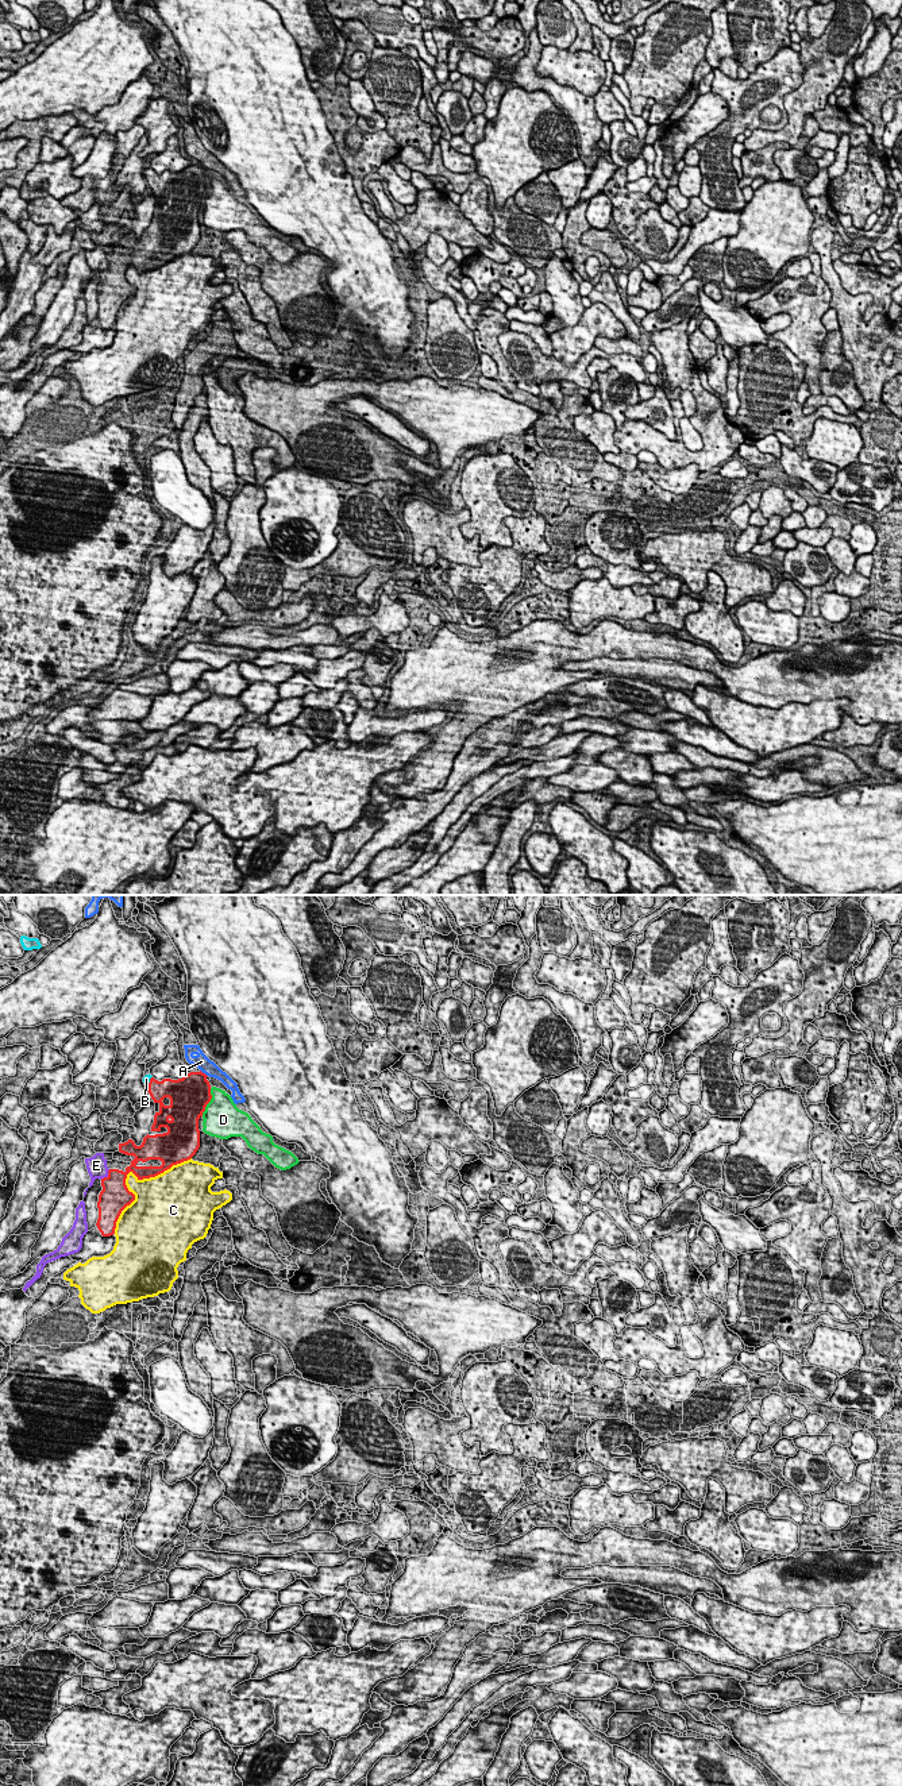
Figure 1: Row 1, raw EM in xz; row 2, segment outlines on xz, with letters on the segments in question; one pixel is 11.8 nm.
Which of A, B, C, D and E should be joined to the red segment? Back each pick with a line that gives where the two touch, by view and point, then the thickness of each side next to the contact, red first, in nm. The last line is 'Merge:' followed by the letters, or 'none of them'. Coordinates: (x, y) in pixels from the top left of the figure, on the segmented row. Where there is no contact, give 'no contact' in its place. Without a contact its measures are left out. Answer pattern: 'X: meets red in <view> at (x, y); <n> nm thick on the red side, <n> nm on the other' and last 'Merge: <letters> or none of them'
B: meets red in xz at (149, 1083); 220 nm thick on the red side, 90 nm on the other
Merge: B

